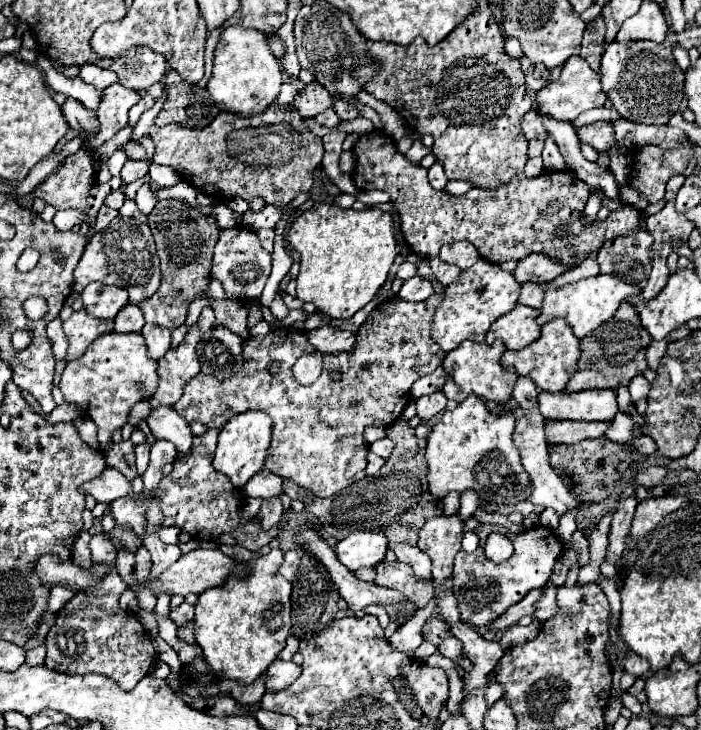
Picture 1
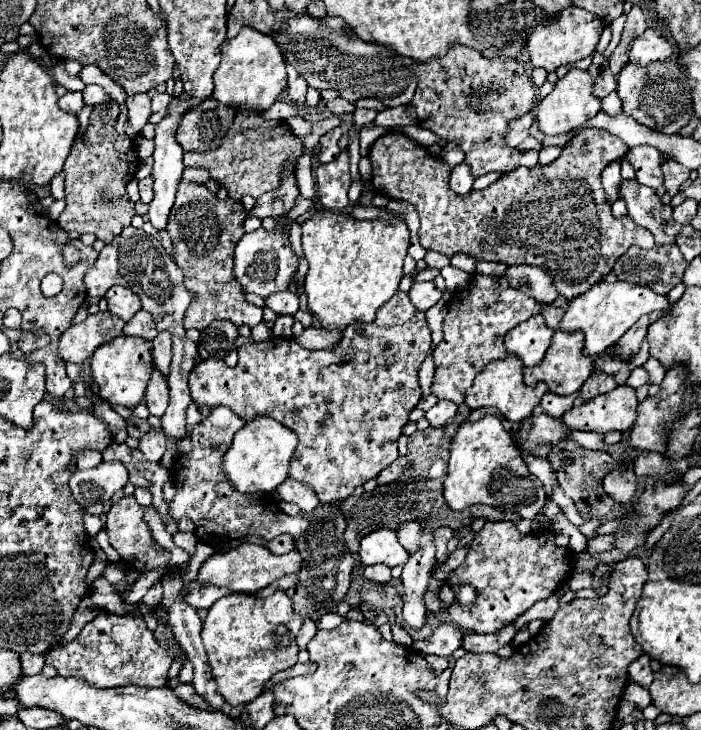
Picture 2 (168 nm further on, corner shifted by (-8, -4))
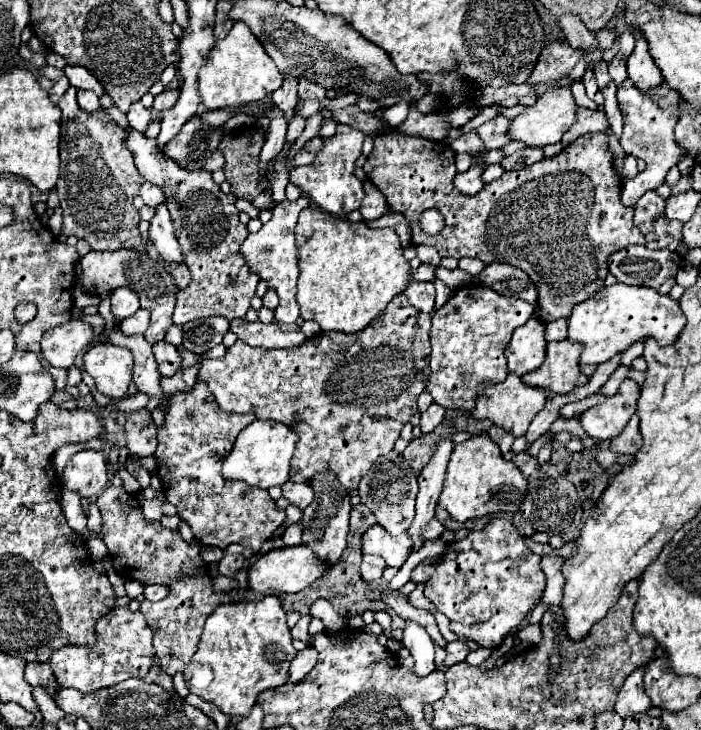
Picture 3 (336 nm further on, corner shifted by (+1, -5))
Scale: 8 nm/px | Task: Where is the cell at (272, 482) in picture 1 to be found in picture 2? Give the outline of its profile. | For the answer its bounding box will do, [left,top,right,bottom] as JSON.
[276,478,318,512]

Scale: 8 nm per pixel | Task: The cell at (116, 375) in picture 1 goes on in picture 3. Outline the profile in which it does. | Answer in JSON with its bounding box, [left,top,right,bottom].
[83,343,133,401]

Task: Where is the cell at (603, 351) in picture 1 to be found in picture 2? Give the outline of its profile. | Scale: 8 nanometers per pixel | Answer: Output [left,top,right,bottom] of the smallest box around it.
[574,368,616,406]

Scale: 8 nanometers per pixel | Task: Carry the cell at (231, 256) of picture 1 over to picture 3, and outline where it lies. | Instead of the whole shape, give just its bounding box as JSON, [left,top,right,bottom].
[241,197,309,323]

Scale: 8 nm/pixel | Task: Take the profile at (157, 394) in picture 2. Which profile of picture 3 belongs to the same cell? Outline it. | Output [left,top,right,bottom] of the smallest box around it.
[107,329,163,399]

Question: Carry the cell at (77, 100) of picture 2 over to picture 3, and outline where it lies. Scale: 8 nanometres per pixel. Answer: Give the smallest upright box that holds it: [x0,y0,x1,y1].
[49,77,69,105]

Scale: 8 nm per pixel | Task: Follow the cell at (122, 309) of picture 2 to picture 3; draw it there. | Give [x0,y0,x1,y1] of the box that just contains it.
[109,287,139,321]

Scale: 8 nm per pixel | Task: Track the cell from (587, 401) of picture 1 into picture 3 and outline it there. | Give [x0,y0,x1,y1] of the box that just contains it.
[577,379,639,439]

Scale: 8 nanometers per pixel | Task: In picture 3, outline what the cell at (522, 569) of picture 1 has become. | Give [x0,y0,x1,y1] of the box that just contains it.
[425,519,543,647]

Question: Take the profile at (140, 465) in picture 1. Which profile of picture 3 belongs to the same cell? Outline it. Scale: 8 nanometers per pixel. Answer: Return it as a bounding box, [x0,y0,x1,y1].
[125,409,157,457]

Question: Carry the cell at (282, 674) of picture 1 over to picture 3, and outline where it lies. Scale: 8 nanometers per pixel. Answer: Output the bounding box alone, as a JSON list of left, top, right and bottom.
[289,647,317,683]

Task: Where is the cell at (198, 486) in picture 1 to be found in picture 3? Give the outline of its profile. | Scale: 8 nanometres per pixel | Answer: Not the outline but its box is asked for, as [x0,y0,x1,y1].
[157,383,287,551]

